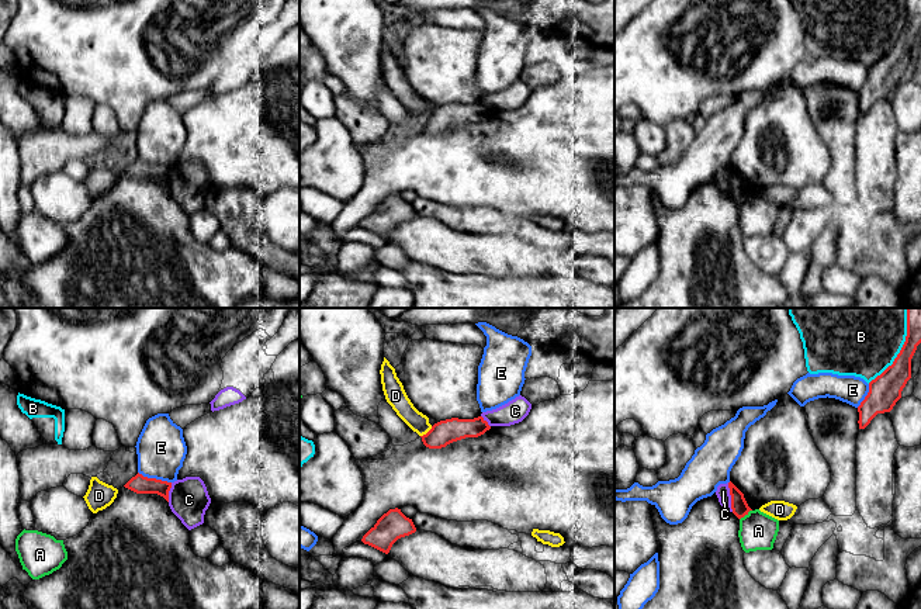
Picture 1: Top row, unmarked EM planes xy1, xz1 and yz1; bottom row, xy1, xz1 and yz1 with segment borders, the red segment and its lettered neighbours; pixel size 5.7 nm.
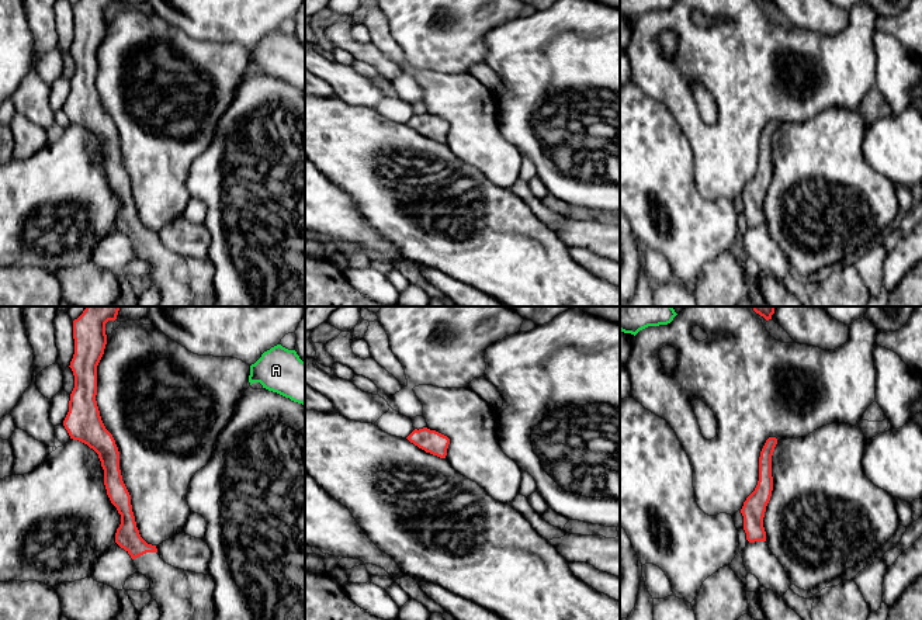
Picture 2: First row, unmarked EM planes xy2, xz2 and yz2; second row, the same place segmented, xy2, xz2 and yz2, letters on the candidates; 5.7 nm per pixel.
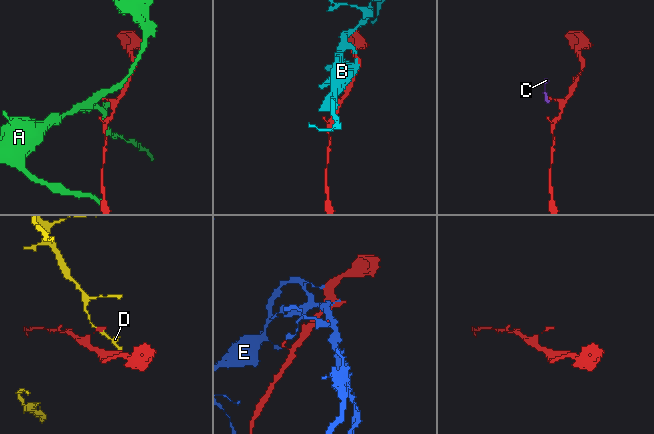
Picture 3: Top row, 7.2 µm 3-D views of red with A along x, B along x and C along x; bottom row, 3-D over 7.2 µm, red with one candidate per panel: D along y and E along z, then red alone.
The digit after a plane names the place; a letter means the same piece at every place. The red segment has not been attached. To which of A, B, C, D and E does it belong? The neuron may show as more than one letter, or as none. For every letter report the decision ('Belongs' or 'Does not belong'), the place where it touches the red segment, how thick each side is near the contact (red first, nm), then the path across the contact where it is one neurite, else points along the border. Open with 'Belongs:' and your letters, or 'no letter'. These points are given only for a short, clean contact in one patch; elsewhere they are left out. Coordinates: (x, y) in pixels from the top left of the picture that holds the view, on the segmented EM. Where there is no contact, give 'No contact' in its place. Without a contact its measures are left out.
Belongs: no letter
A: Does not belong. Touches red at yz1 (745, 514). Thickness 100 nm (red) against 220 nm. Boundary: yz1 (751, 509), (740, 519)
B: Does not belong. Touches red at yz1 (902, 348). Thickness 180 nm (red) against 500 nm
C: Does not belong. Touches red at yz1 (731, 497). Thickness 100 nm (red) against 80 nm. Boundary: yz1 (727, 483), (733, 511)
D: Does not belong. Touches red at xz1 (428, 432). Thickness 140 nm (red) against 110 nm. Boundary: xz1 (432, 426), (421, 436)
E: Does not belong. Touches red at xy1 (155, 478). Thickness 110 nm (red) against 280 nm

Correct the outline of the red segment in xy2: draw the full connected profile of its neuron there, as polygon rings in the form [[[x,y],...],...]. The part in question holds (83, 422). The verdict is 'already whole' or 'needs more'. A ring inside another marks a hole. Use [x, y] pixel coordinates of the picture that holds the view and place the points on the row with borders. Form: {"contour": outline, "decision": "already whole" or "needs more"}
{"contour": [[[86,306],[73,321],[74,354],[69,367],[74,388],[63,426],[70,439],[98,454],[107,495],[121,515],[115,543],[131,555],[138,572],[150,581],[149,593],[160,607],[159,620],[215,620],[212,576],[166,564],[156,545],[141,537],[131,495],[122,481],[118,447],[100,416],[96,401],[97,366],[107,344],[105,323],[115,321],[118,311],[119,306]]], "decision": "needs more"}

